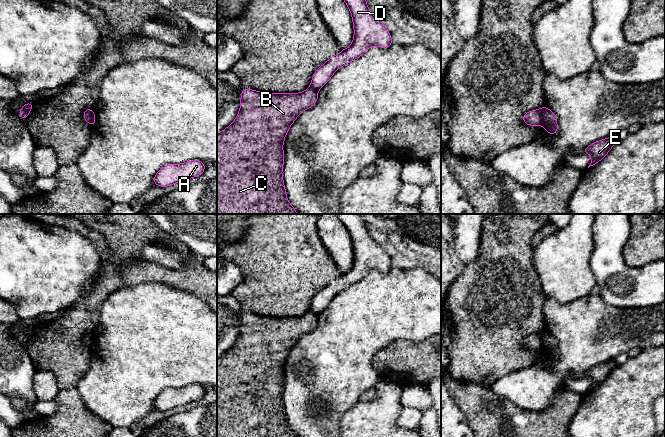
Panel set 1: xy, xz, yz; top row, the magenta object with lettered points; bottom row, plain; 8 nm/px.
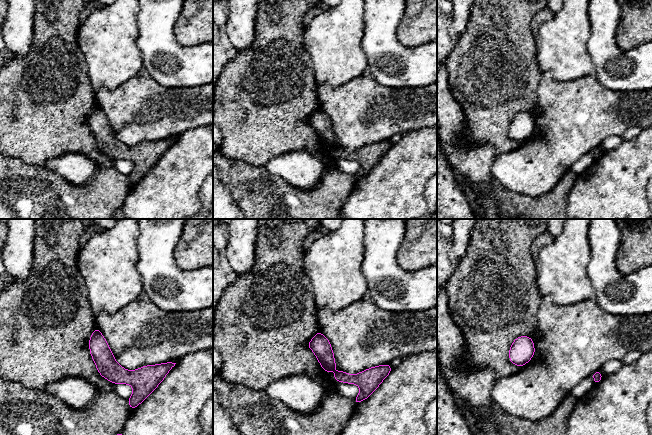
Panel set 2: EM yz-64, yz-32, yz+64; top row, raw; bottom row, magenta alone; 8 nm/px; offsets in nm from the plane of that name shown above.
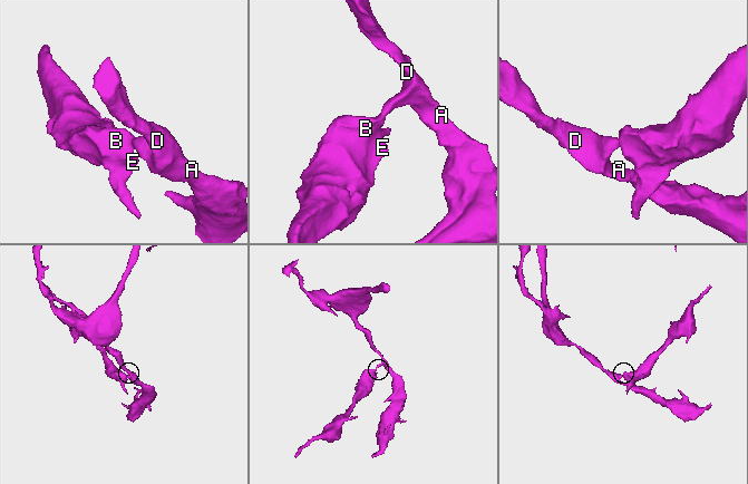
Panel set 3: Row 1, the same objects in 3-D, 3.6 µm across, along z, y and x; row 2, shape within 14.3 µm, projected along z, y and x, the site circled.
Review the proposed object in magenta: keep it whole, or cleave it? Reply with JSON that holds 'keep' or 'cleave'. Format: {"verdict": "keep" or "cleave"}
{"verdict": "cleave"}

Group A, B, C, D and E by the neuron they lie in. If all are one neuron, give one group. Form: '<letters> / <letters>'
A D / B C E

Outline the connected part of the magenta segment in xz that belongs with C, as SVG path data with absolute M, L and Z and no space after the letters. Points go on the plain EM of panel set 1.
M308 312L301 317L264 317L241 315L240 334L234 346L217 357L217 437L297 437L289 427L284 410L283 367L289 352L302 335L313 331L318 315Z

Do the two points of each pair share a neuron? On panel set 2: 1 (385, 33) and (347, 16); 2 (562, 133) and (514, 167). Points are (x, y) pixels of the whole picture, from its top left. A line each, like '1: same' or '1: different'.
1: different
2: same

